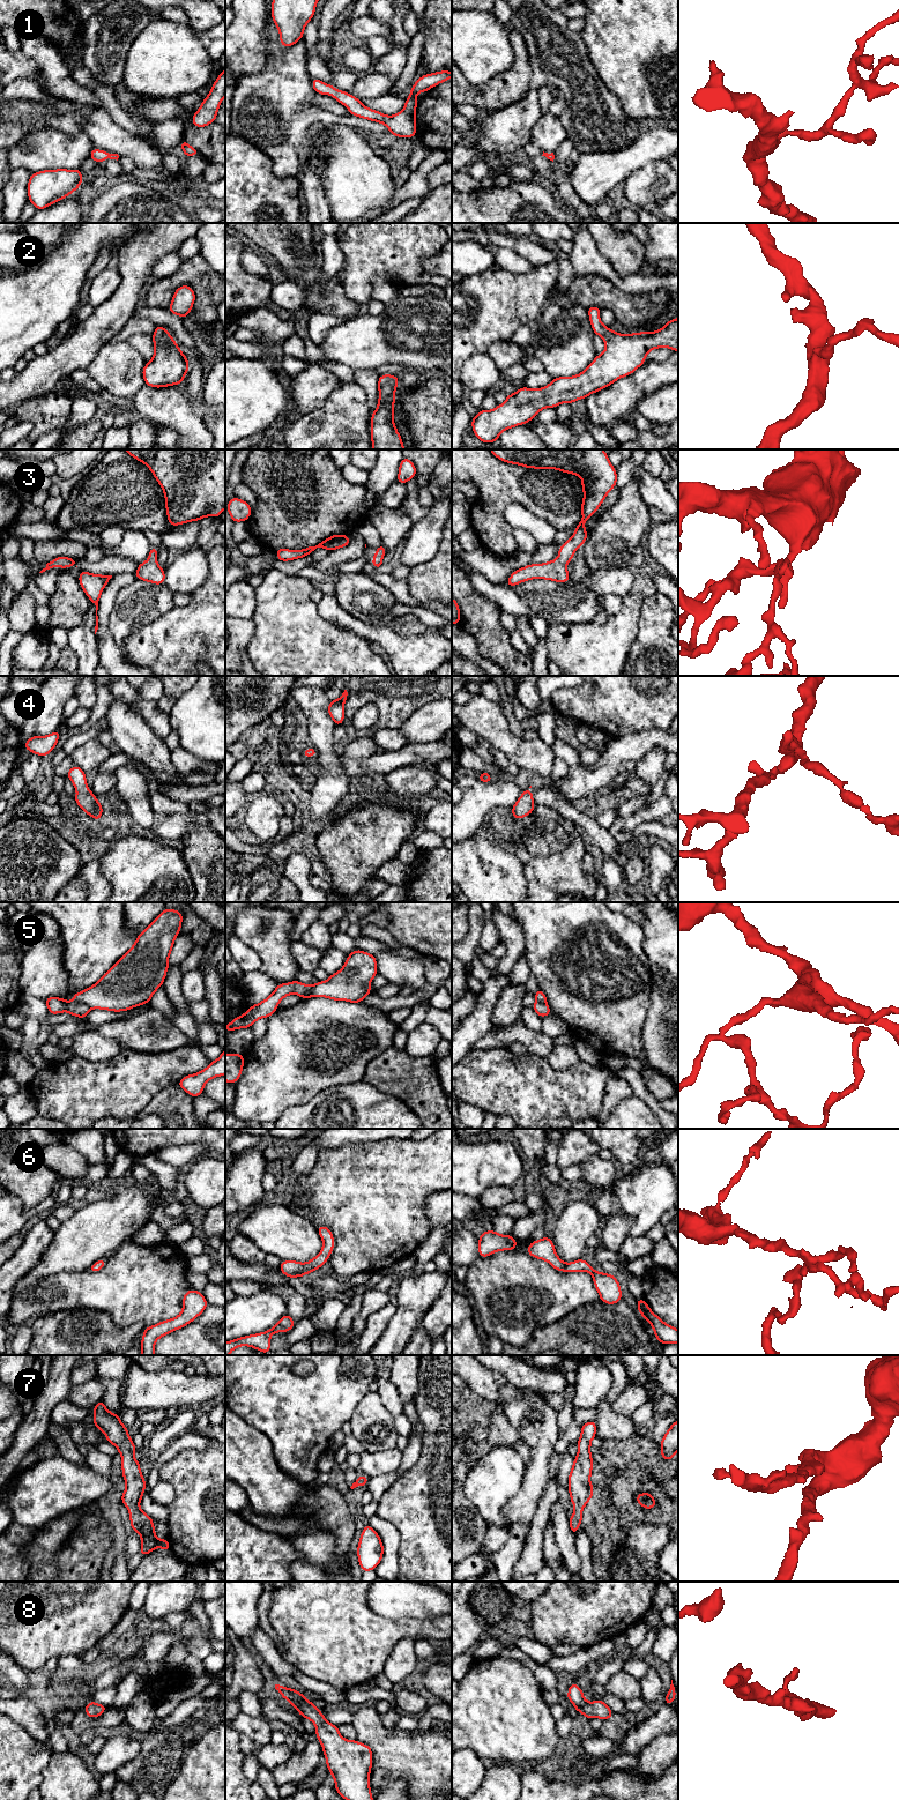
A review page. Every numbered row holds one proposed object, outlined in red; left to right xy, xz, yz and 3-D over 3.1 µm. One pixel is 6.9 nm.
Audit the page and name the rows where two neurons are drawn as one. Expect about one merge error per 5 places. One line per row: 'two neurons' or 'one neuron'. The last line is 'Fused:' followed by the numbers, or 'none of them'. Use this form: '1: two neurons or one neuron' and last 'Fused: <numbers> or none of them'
1: one neuron
2: one neuron
3: one neuron
4: one neuron
5: two neurons
6: one neuron
7: one neuron
8: one neuron
Fused: 5

